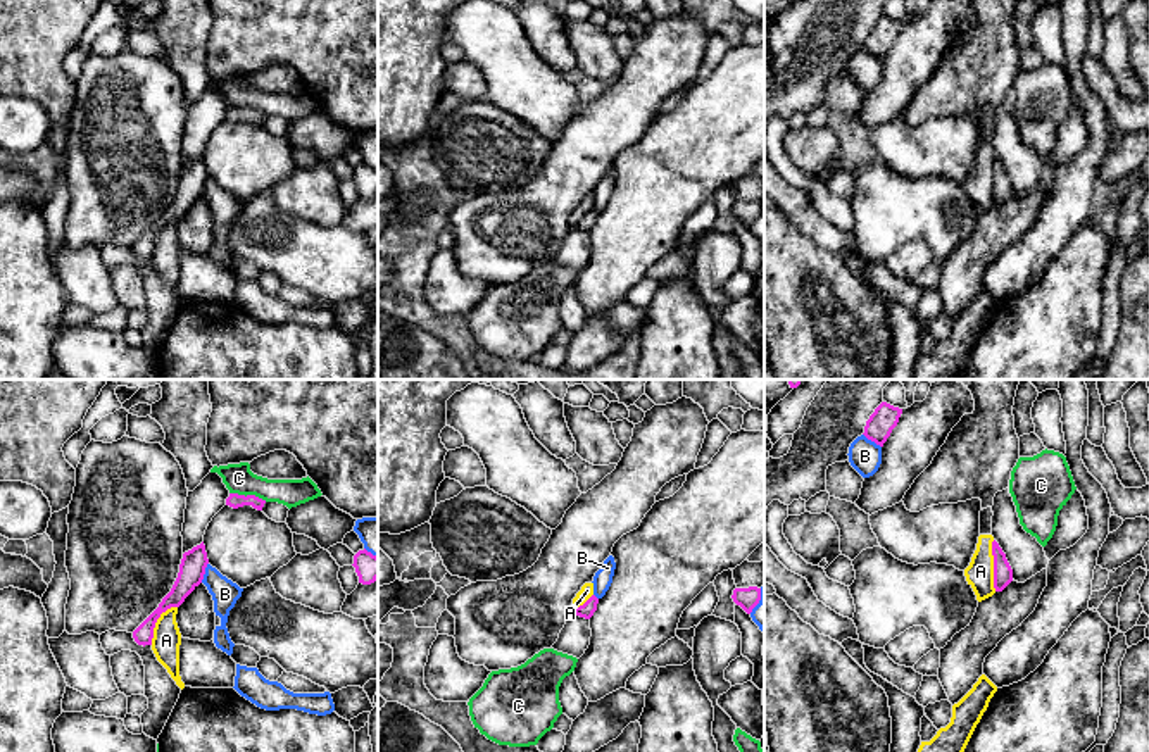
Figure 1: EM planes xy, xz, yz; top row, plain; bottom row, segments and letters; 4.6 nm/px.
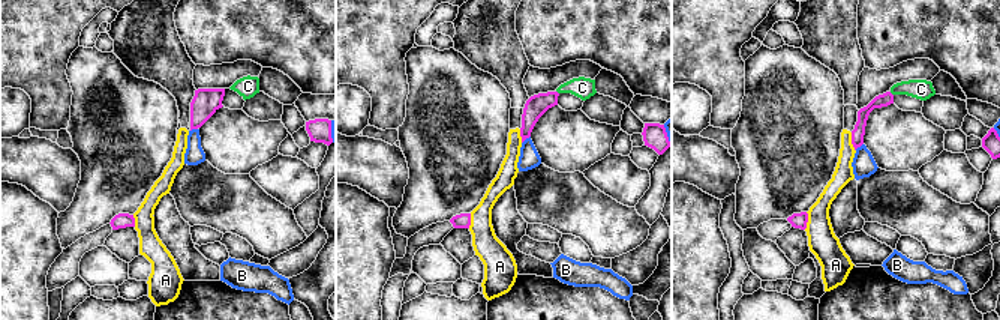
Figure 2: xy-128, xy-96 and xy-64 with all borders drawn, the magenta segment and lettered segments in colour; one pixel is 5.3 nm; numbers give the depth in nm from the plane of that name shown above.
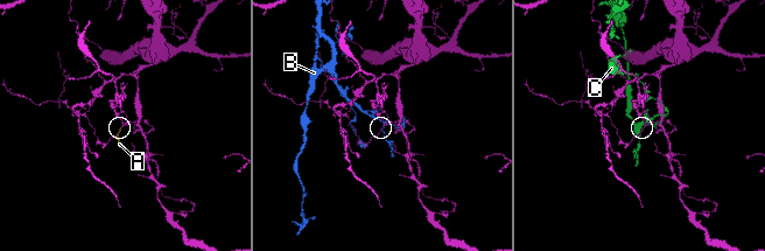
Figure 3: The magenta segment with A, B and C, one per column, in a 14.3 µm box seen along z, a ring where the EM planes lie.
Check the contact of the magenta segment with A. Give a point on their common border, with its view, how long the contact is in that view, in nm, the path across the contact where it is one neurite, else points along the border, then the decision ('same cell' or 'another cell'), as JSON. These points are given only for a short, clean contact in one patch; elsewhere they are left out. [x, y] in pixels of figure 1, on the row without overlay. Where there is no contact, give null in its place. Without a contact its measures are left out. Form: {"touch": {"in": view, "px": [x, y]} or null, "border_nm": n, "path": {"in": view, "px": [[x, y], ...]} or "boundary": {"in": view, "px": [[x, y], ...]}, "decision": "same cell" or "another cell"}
{"touch": {"in": "yz", "px": [994, 180]}, "border_nm": 240, "decision": "another cell"}

